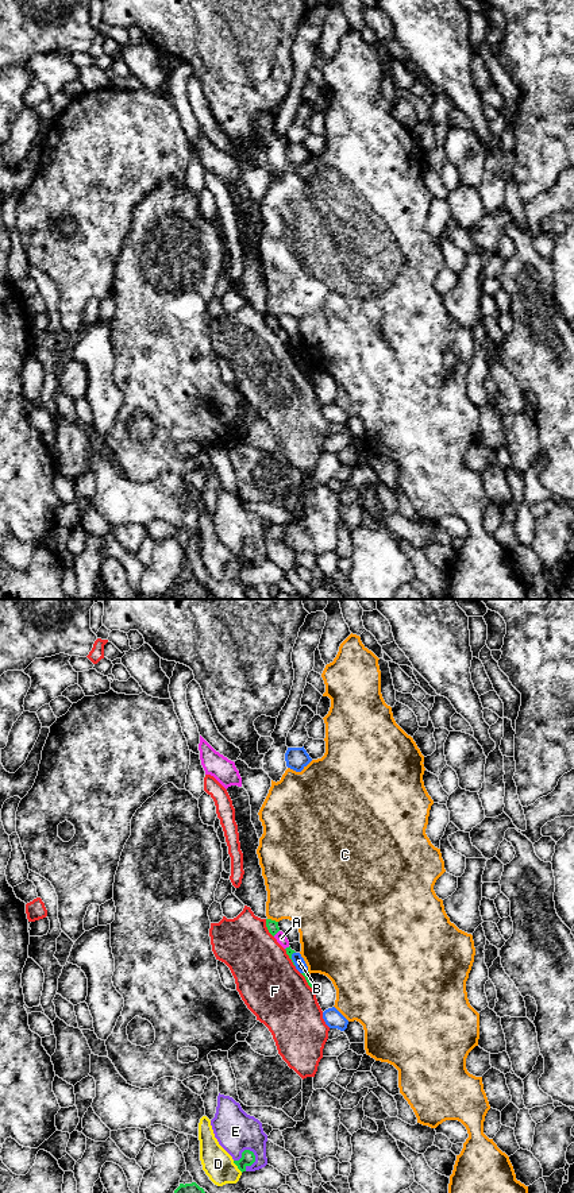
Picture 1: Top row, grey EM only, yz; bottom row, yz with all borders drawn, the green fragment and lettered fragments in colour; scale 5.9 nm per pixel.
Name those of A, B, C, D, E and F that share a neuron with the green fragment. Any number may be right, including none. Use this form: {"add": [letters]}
{"add": []}

